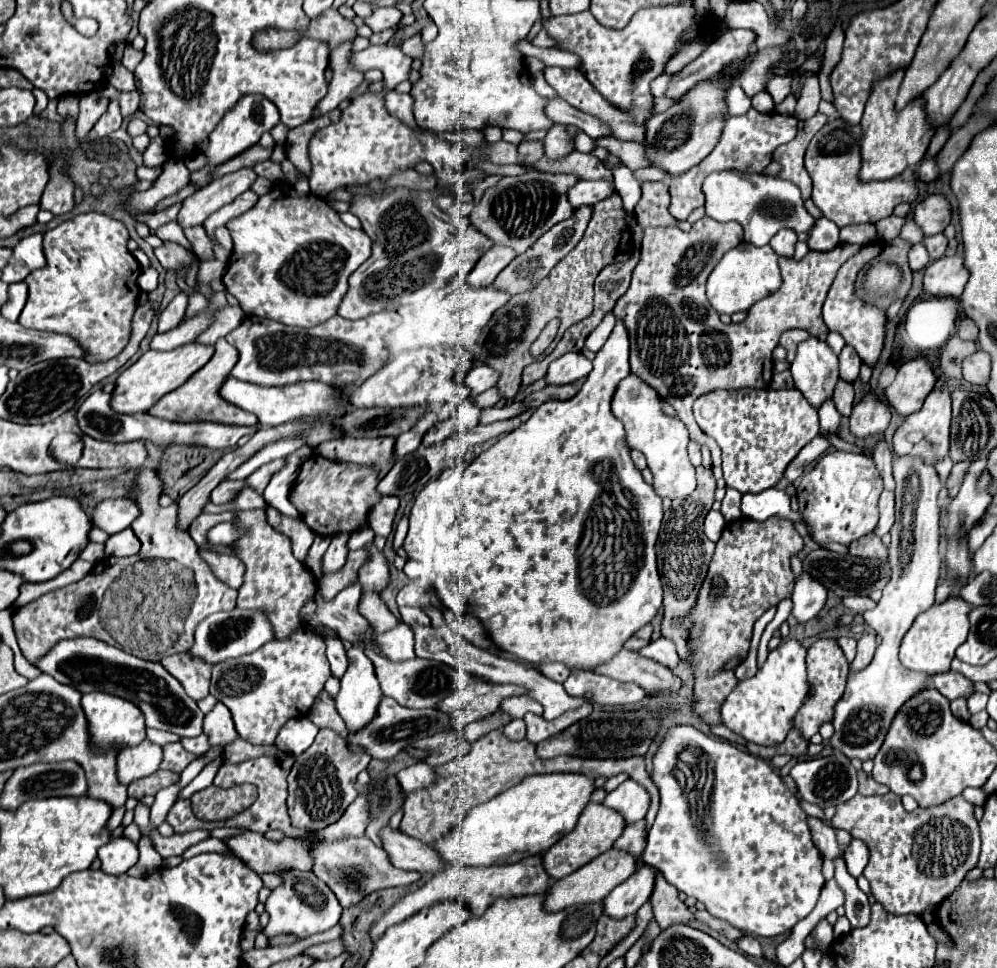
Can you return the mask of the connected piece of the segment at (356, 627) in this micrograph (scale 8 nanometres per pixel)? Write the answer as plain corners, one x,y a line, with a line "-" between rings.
358,582
337,593
331,601
325,601
317,591
313,597
309,597
305,609
301,609
301,621
305,621
309,629
315,629
315,625
325,625
341,639
363,643
363,635
369,623
365,623
365,617
361,617
357,609
359,597
361,585

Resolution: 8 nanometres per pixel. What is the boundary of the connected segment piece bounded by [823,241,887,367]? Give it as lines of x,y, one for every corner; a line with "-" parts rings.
873,241
873,243
867,243
861,247
859,253
855,253
853,257
849,257
849,261
843,263
843,267
839,269
831,289
829,289
829,295
825,299
825,305
823,305
823,321
827,325
829,331
837,331
841,333
841,337
845,339
847,345
851,345
857,355
861,357
861,361
869,367
875,367
877,365
877,359
883,351
883,345
885,345
885,327
887,327
887,313
885,309
879,309
871,303
865,303
861,299
857,299
855,295
855,281
857,281
857,273
869,263
873,261
877,255
883,253
883,241

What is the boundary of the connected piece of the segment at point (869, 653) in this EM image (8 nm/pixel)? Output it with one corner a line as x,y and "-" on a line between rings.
869,631
869,633
863,633
863,637
857,641
857,657
855,661
851,663
851,669
863,669
869,665
869,661
873,659
873,653
875,653
875,633

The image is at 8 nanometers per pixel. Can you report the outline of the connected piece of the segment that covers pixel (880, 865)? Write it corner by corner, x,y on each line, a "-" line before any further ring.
857,793
853,799
837,805
833,825
867,843
871,857
863,875
871,883
875,901
891,915
921,915
927,907
941,903
955,891
967,871
977,865
981,851
973,805
961,795
939,807
919,807
907,813
901,797
895,793
883,797
863,797

